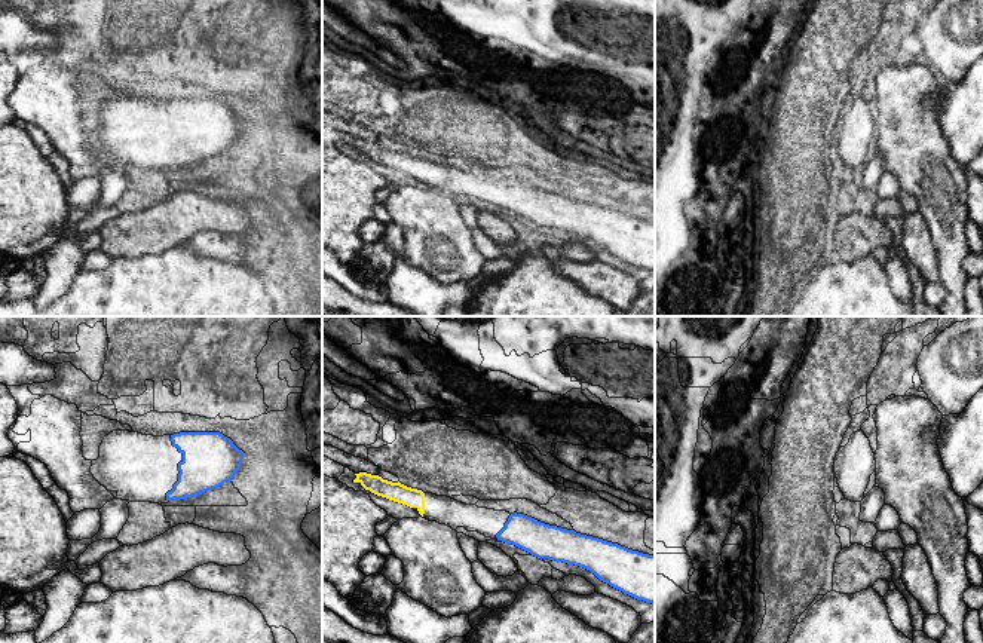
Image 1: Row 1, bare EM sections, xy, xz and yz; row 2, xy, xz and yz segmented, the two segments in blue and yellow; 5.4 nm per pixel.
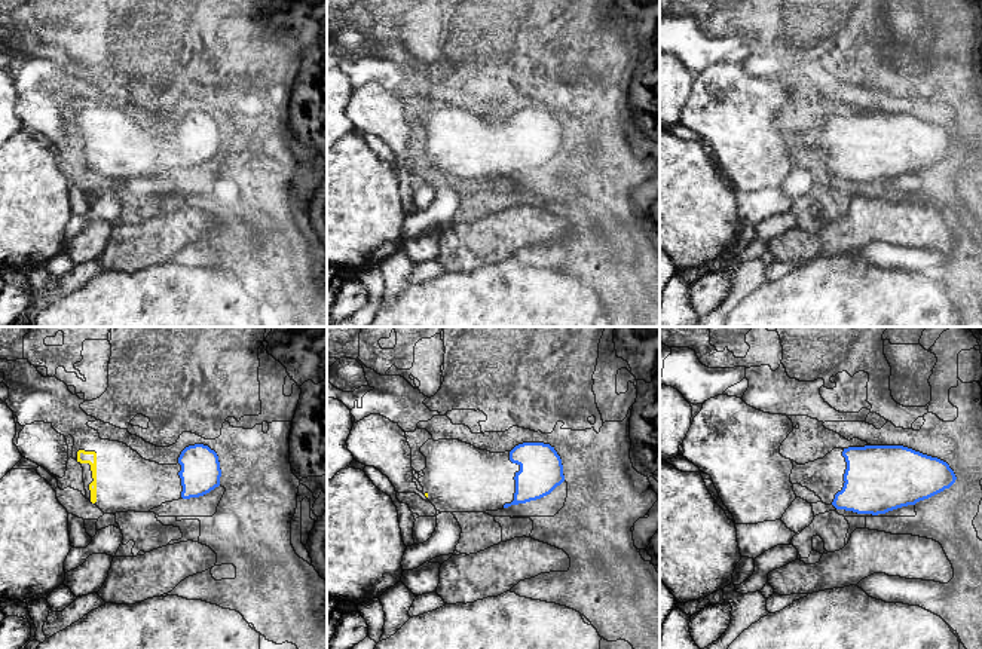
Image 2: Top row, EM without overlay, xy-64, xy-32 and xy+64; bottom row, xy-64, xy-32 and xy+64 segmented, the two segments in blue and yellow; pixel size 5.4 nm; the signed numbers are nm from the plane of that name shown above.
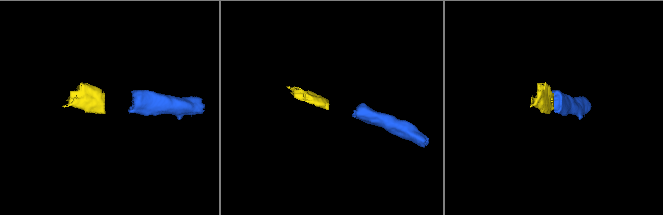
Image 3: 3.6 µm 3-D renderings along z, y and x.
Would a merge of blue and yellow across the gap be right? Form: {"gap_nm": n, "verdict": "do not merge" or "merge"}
{"gap_nm": 400, "verdict": "merge"}

